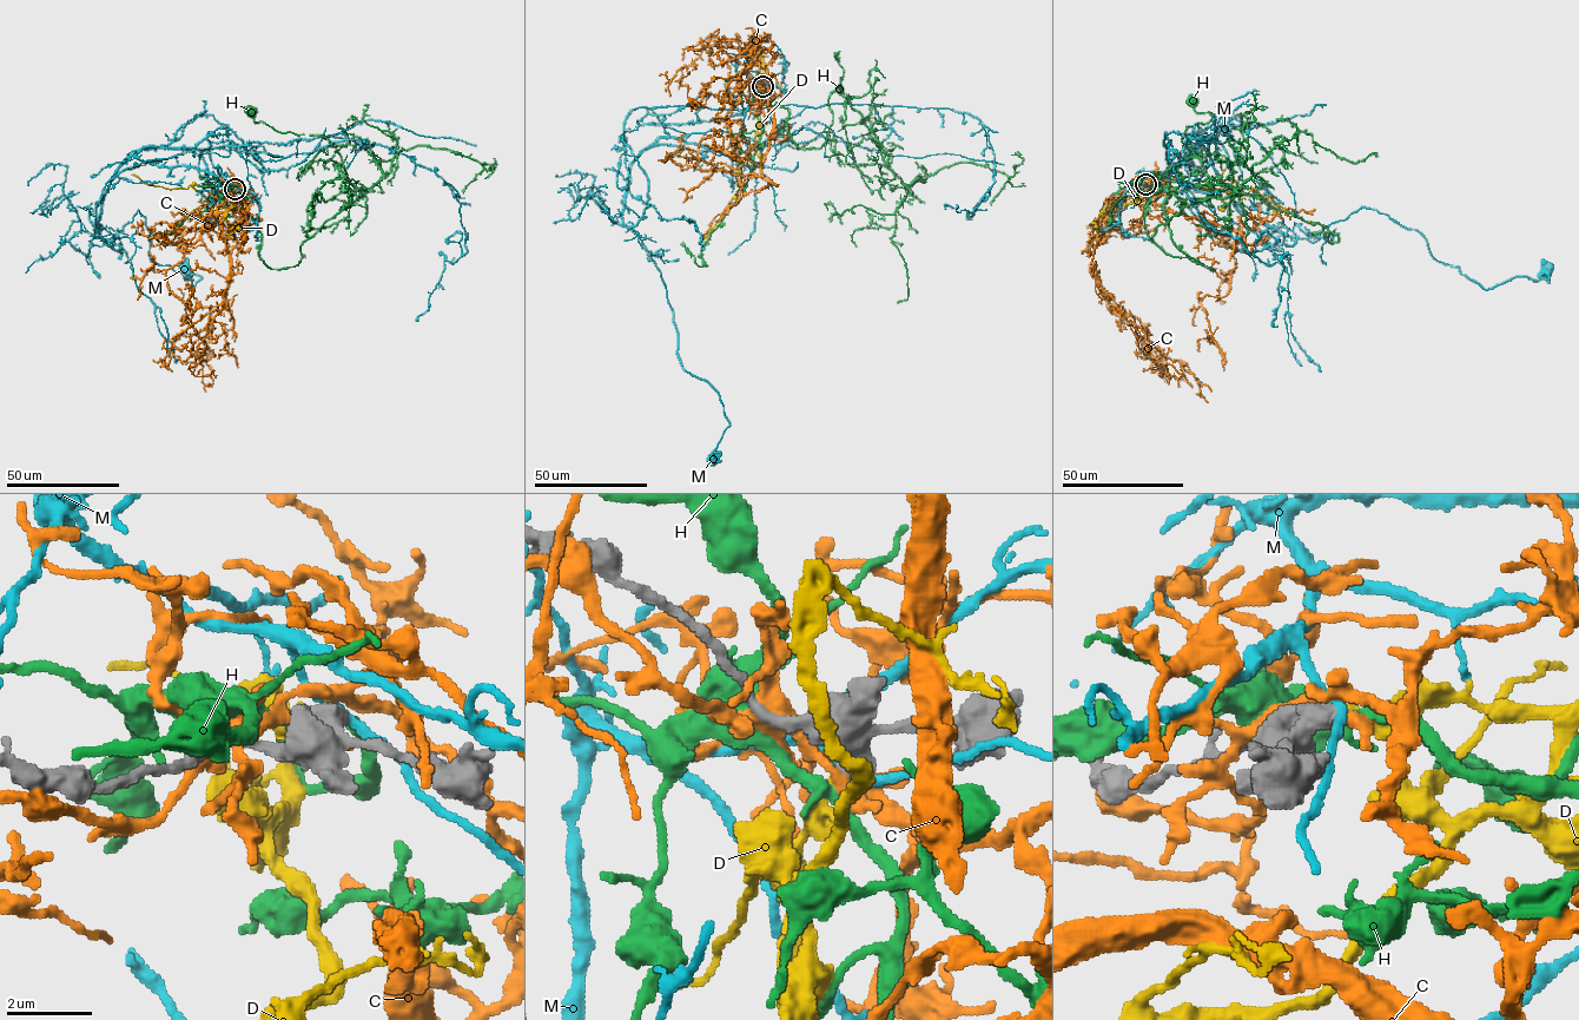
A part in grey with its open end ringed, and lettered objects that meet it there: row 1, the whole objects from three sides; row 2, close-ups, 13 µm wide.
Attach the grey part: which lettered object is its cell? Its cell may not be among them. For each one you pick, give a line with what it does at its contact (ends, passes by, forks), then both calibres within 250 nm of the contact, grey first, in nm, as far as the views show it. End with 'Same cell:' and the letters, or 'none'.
D: it ends | 550/200 nm
Same cell: D

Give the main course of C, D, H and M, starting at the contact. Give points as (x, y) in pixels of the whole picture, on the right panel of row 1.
C: (1145, 184), (1155, 202), (1173, 211), (1240, 231), (1239, 217), (1229, 291), (1200, 301), (1223, 370)
D: (1145, 184), (1181, 182), (1233, 193), (1254, 188), (1269, 202), (1310, 221)
H: (1145, 184), (1168, 191), (1171, 241), (1213, 270), (1150, 239), (1222, 184), (1182, 142), (1211, 118), (1194, 102)
M: (1145, 184), (1198, 143), (1226, 191), (1293, 237), (1362, 206), (1416, 230), (1485, 289), (1546, 268)

